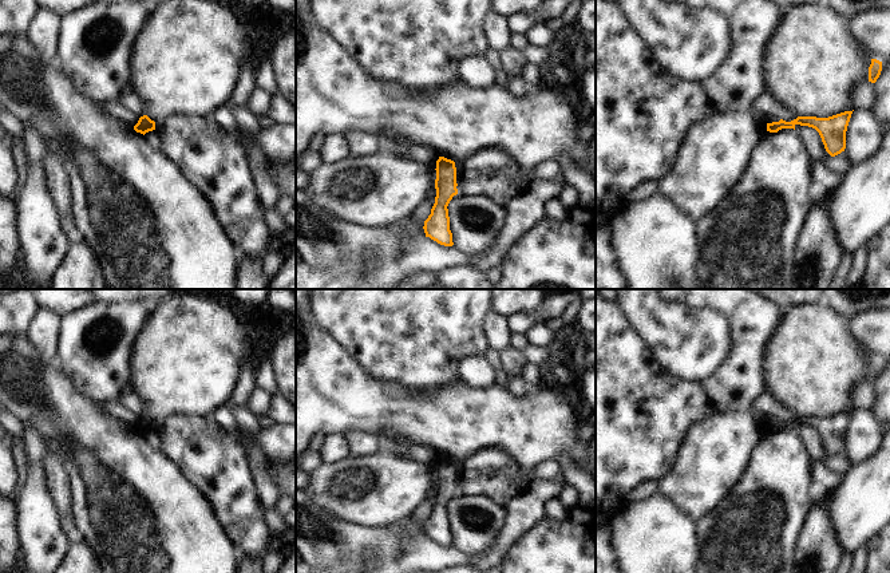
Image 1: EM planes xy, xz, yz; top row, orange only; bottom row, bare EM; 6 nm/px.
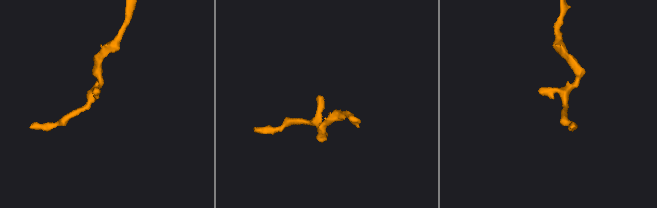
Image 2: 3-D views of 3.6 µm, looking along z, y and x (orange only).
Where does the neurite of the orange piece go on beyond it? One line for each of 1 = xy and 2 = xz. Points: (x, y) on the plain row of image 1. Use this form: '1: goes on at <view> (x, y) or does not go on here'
1: does not go on here
2: does not go on here

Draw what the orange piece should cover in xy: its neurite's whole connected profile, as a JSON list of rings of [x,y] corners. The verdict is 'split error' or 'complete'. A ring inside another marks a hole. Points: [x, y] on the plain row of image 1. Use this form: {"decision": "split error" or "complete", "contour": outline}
{"decision": "complete", "contour": [[[143,415],[134,426],[134,430],[145,435],[146,432],[155,430],[155,422],[151,420],[147,415]]]}

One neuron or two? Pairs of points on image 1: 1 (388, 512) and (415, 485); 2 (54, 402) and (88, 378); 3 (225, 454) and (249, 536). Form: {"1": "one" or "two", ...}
{"1": "one", "2": "two", "3": "one"}

